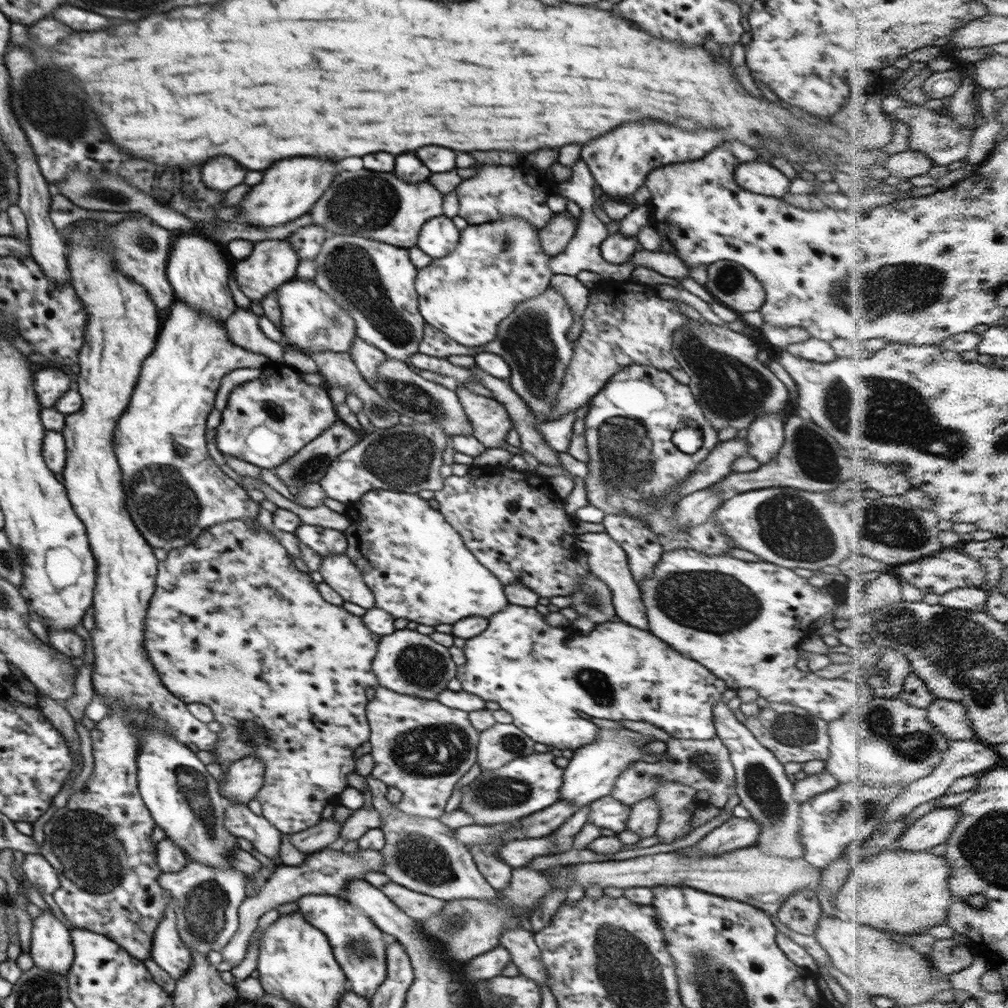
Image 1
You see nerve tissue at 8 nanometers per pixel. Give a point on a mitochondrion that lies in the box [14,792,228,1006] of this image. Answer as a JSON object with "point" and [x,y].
{"point":[84,844]}

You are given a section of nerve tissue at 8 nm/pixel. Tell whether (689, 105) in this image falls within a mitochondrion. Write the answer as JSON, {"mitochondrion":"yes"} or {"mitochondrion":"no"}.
{"mitochondrion":"no"}

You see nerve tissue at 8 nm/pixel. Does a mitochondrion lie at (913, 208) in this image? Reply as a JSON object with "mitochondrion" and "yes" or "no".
{"mitochondrion":"no"}

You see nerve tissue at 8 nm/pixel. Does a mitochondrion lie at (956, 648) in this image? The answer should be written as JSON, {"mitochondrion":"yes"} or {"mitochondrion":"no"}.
{"mitochondrion":"yes"}

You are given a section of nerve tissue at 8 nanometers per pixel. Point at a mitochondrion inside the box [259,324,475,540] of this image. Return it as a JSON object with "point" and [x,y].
{"point":[400,459]}

